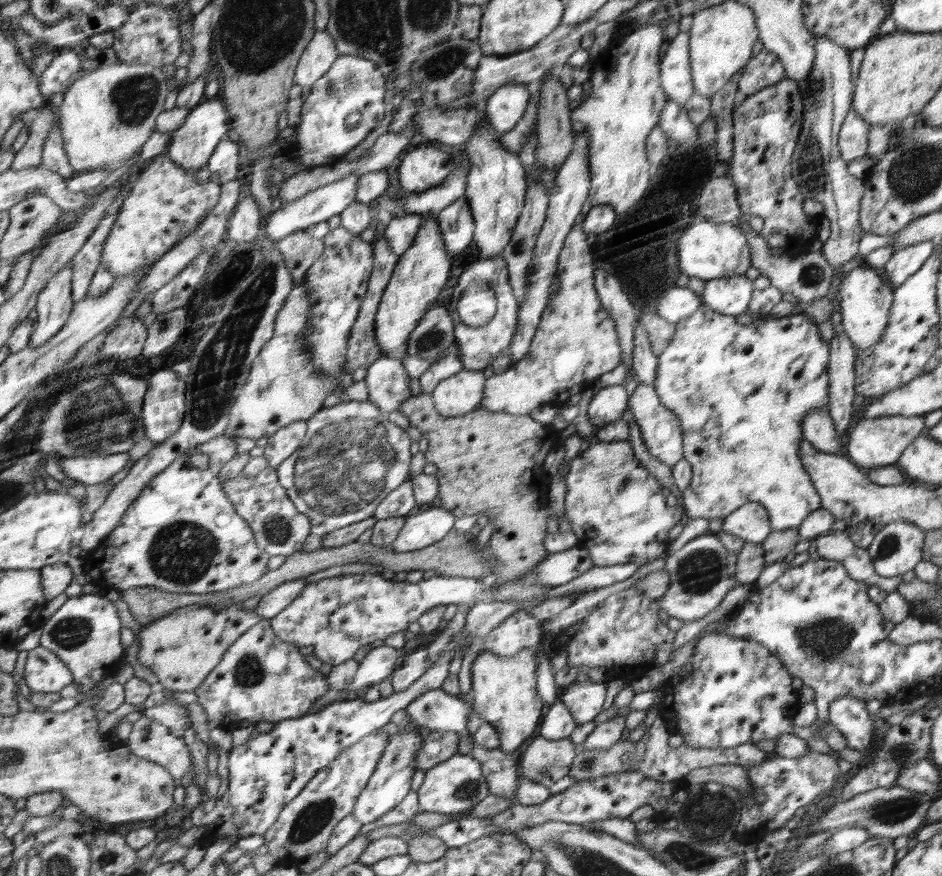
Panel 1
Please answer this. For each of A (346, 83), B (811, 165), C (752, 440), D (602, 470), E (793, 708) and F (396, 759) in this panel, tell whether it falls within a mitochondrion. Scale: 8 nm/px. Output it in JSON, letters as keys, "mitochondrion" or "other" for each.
{"A":"mitochondrion","B":"mitochondrion","C":"other","D":"mitochondrion","E":"other","F":"mitochondrion"}

